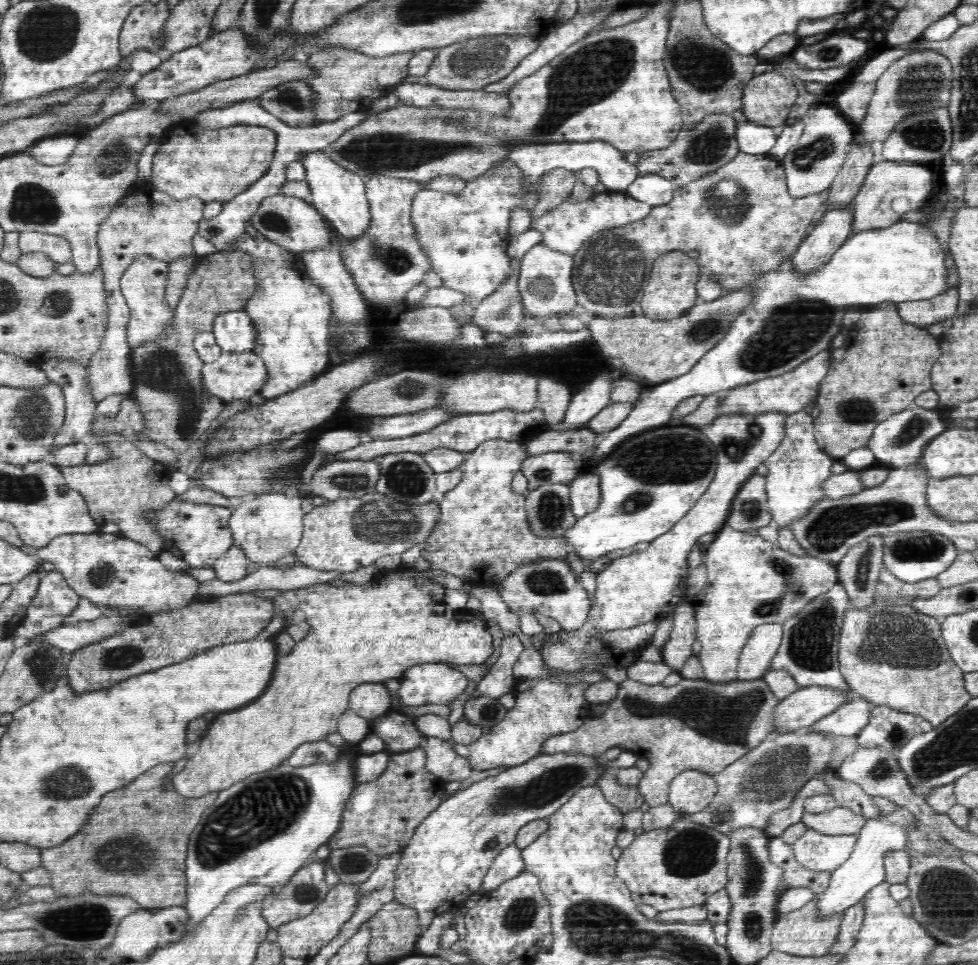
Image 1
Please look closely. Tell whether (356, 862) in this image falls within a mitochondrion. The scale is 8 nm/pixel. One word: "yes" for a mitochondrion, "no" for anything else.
yes

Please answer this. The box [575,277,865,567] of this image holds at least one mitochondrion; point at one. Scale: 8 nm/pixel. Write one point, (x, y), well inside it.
(682, 456)

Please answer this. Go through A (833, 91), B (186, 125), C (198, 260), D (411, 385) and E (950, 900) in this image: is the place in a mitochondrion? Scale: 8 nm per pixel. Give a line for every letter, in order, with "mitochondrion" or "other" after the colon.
A: other
B: other
C: other
D: mitochondrion
E: mitochondrion

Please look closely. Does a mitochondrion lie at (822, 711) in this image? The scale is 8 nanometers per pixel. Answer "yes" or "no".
no

